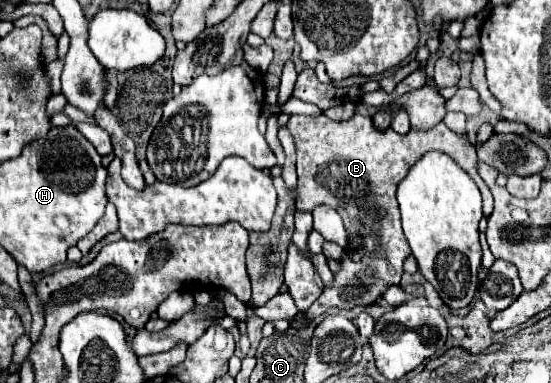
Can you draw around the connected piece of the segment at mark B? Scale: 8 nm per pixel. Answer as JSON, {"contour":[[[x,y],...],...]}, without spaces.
{"contour":[[[292,115],[288,129],[296,141],[298,153],[298,211],[312,211],[316,205],[334,207],[348,231],[348,239],[362,237],[362,243],[354,253],[340,257],[340,271],[334,281],[324,287],[318,301],[306,311],[308,321],[326,313],[330,307],[354,309],[374,305],[388,287],[400,285],[402,263],[410,255],[410,245],[400,225],[400,211],[396,201],[398,183],[408,175],[412,165],[430,151],[450,155],[478,185],[484,199],[484,215],[492,213],[492,193],[488,185],[476,173],[476,149],[460,135],[450,131],[444,123],[422,131],[410,129],[406,135],[398,135],[394,129],[384,133],[372,125],[370,117],[354,115],[348,121],[332,121],[326,115],[306,117]]]}

